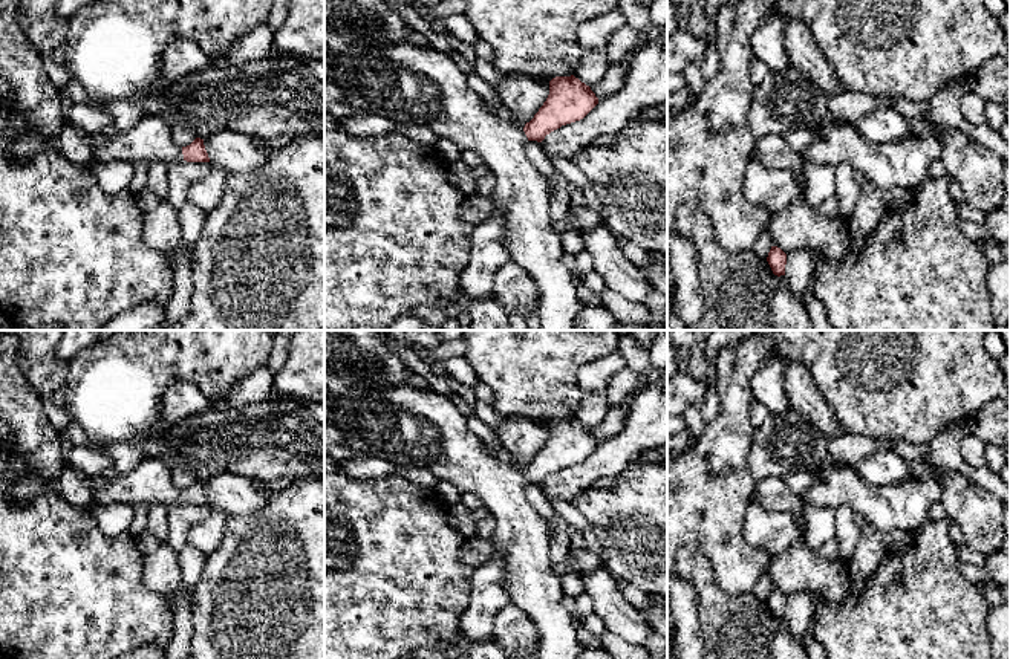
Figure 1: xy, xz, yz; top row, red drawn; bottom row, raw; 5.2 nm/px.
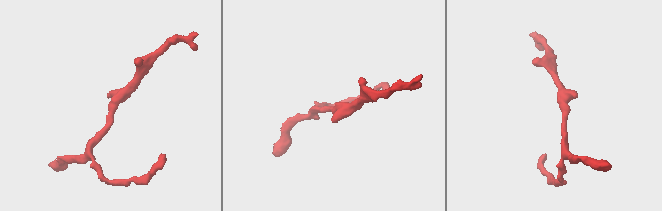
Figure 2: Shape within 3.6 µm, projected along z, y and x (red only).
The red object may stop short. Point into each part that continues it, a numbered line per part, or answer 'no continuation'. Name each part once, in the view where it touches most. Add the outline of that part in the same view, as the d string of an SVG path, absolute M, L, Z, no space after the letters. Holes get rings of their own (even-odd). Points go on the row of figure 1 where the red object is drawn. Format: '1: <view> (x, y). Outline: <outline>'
1: xy (150, 139). Outline: M152 115L113 136L107 136L103 130L89 135L89 139L92 159L87 165L90 168L109 162L150 164L159 161L168 165L184 161L182 147L171 139L171 127Z

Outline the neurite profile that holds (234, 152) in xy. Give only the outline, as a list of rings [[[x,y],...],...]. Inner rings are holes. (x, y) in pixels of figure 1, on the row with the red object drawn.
[[[222,130],[204,139],[210,162],[230,173],[248,173],[263,167],[272,148],[260,147],[260,138],[239,133],[233,130]]]

